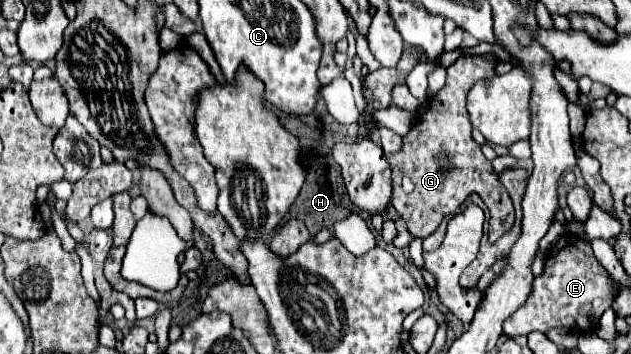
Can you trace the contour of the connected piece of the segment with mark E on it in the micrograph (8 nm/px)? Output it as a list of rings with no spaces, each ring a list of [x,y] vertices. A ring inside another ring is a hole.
[[[558,241],[554,255],[544,261],[544,271],[532,283],[528,299],[504,321],[504,333],[508,337],[528,335],[530,331],[548,333],[552,327],[574,329],[574,333],[592,331],[602,313],[612,305],[612,283],[608,271],[592,255],[592,249],[584,241]]]

